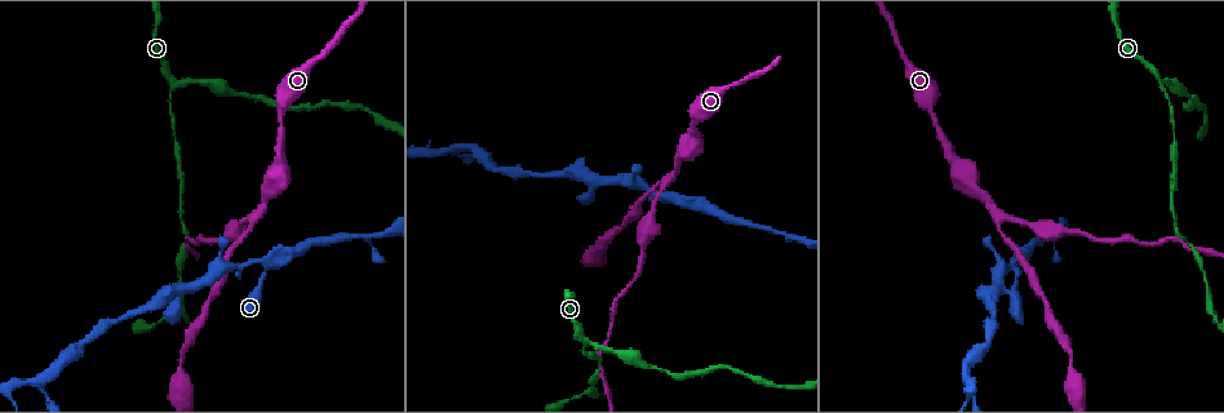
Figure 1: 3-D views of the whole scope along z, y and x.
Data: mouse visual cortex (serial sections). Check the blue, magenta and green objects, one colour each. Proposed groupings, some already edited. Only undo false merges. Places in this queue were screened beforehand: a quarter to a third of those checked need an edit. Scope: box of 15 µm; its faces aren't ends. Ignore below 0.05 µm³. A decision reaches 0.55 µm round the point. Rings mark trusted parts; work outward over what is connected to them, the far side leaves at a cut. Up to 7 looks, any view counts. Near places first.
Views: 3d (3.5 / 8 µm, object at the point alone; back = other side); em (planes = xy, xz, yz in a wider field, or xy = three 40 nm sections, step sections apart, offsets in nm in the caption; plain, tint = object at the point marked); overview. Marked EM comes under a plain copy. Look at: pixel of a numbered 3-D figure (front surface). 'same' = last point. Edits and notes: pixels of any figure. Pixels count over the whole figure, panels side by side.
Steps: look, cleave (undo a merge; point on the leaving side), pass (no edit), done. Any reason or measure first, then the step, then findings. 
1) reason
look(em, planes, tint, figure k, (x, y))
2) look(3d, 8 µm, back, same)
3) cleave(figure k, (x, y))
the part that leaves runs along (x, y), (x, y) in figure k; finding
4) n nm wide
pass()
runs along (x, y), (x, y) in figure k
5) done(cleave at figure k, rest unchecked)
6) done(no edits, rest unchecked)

thin neck
look(3d, 8 µm, figure 1, (1016, 265))

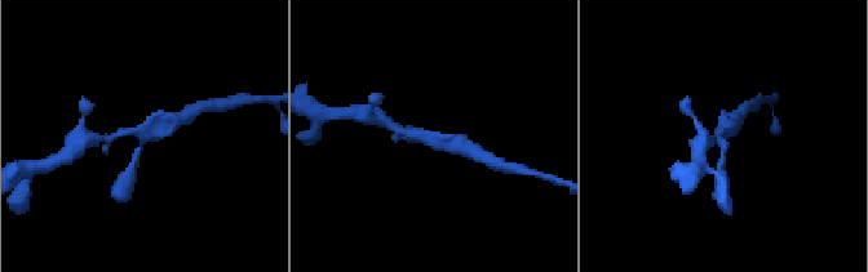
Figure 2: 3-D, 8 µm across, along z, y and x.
need the tissue
look(em, xy, step 5, tint, figure 2, (430, 138))

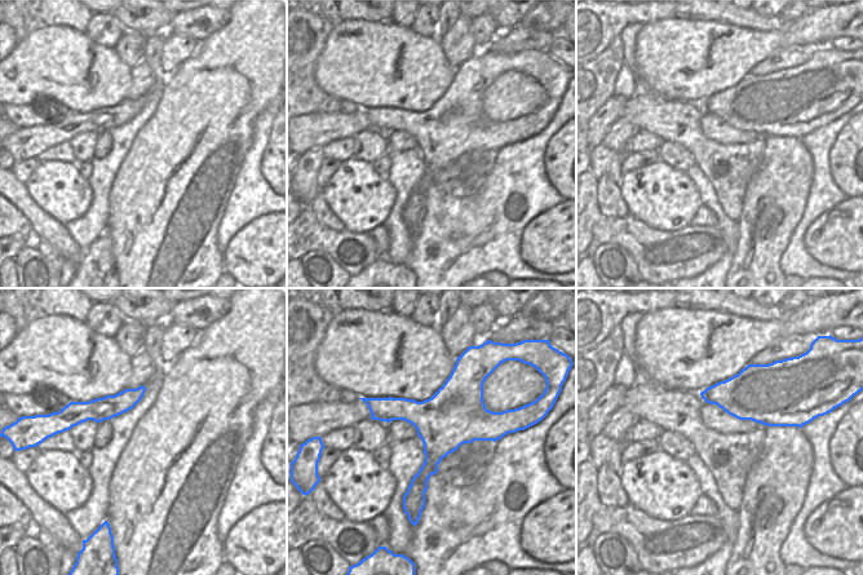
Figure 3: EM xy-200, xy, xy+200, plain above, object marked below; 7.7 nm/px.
pass()
all the same cell

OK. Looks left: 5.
side arm on a straight run
look(3d, 3.5 µm, figure 1, (998, 218))

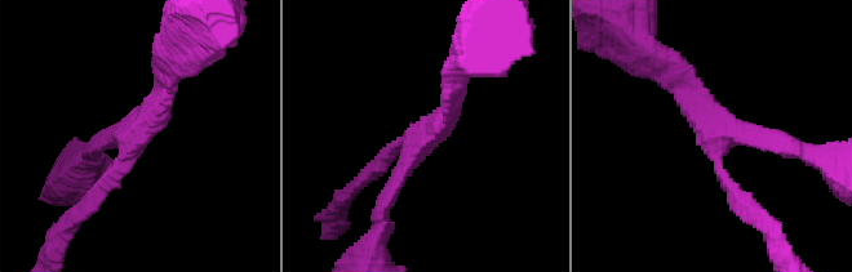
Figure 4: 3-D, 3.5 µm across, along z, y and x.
3 arms; arms of 150, 200, 200 nm
look(em, xy, step 2, tint, figure 4, (132, 134))

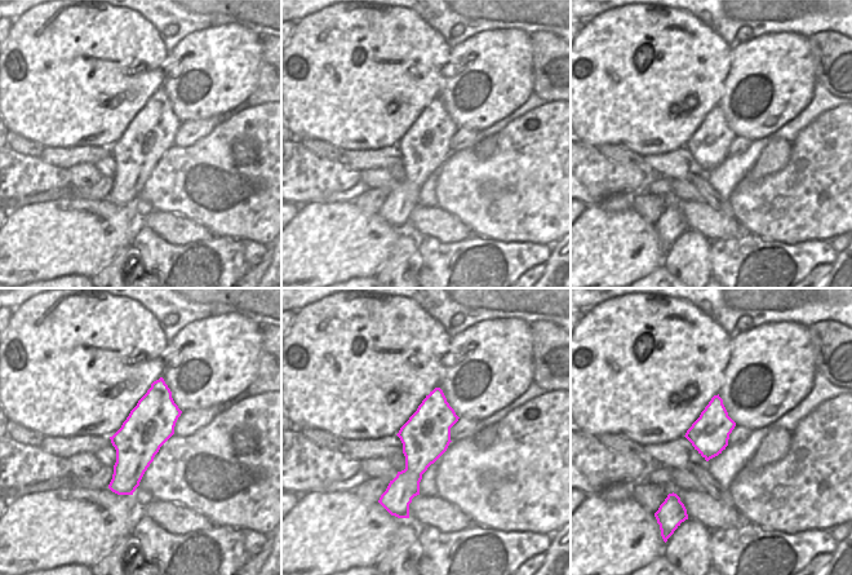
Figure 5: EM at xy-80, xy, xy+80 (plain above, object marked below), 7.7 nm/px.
pass()
runs along (669, 71), (745, 203) in figure 4; continuous, no second cell

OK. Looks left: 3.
side arm on a straight run
look(3d, 3.5 µm, figure 1, (170, 78))

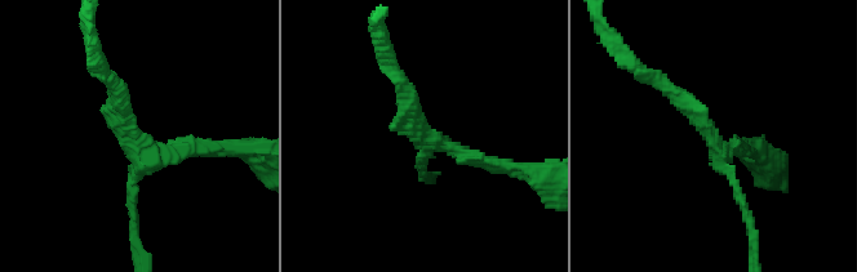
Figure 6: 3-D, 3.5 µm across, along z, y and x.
3 arms; arms of 150, 150, 200 nm; now the EM
look(em, xy, step 1, tint, figure 6, (422, 140))

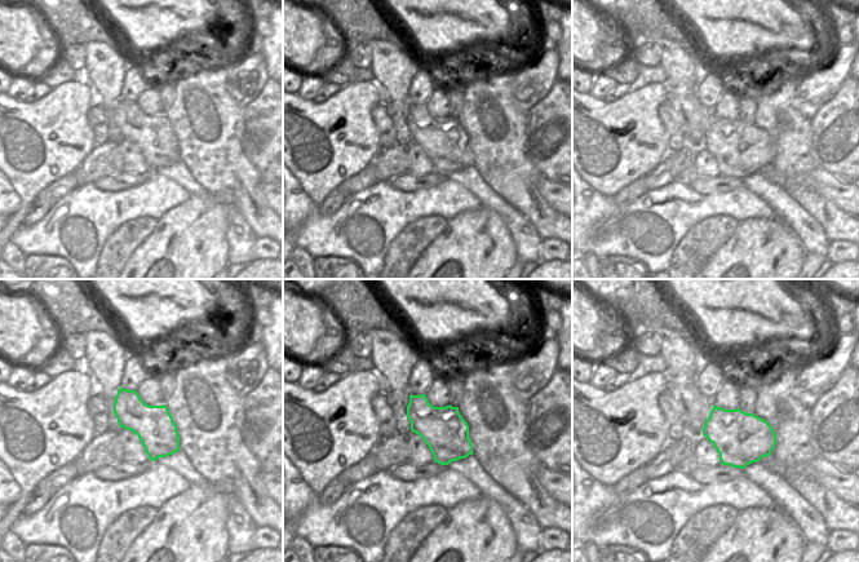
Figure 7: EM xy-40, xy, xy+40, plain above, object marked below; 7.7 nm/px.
cleave(figure 6, (134, 217))
two cells meet here

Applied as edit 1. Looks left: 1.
done(cleave at figure 6, rest unchecked)

